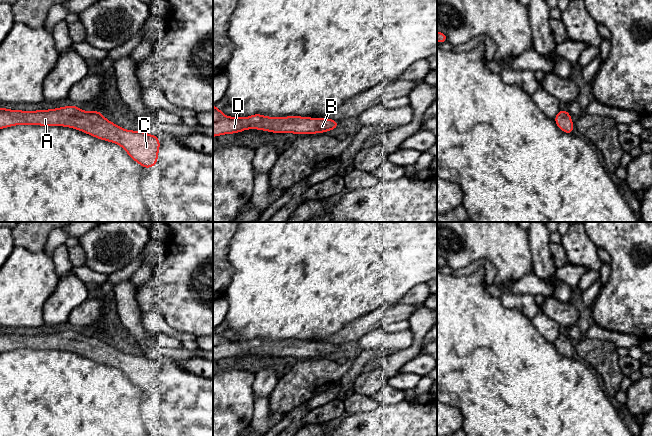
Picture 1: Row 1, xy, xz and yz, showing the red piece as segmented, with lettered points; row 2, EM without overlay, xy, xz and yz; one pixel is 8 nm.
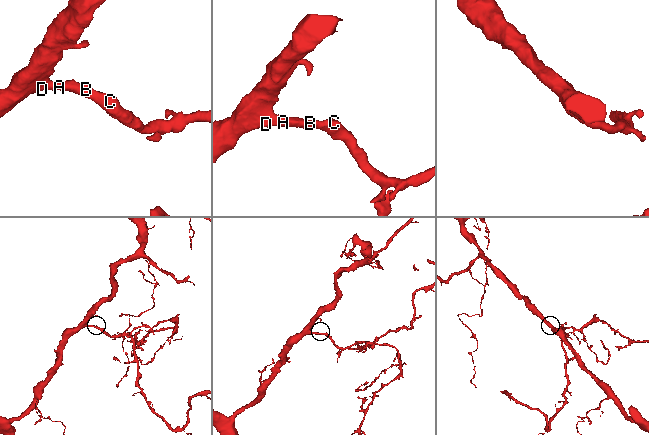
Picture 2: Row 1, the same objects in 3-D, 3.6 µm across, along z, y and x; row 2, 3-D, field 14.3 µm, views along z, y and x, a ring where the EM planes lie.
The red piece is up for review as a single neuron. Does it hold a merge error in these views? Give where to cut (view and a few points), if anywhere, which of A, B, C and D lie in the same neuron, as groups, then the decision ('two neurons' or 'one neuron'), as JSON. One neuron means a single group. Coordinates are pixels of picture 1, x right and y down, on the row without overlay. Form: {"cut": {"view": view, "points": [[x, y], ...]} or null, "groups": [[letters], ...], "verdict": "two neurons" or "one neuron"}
{"cut": null, "groups": [["A", "B", "C", "D"]], "verdict": "one neuron"}

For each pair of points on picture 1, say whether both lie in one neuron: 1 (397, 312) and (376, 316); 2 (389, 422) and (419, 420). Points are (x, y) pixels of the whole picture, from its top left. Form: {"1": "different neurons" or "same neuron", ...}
{"1": "same neuron", "2": "same neuron"}

